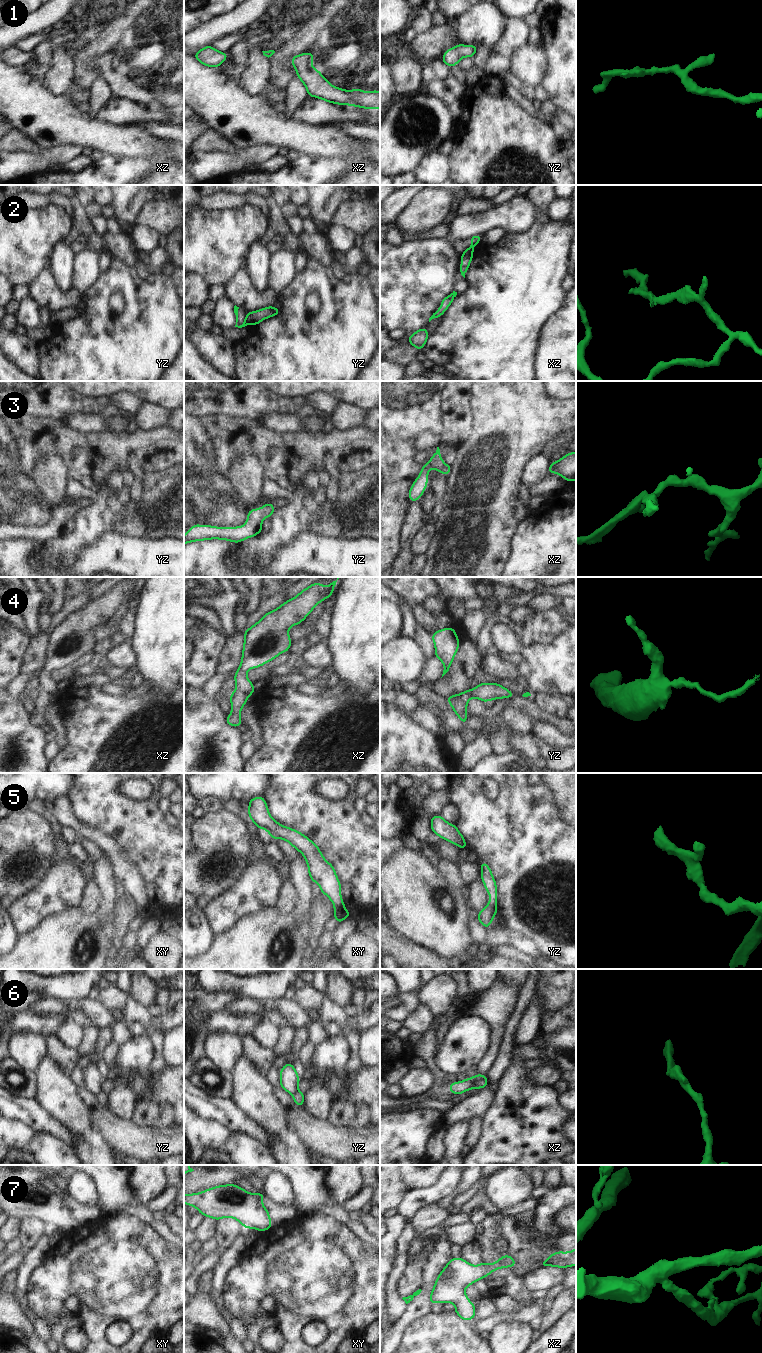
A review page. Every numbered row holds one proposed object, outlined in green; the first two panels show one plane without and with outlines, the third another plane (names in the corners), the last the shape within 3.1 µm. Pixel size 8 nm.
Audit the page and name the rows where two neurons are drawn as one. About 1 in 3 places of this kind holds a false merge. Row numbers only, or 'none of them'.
2, 6

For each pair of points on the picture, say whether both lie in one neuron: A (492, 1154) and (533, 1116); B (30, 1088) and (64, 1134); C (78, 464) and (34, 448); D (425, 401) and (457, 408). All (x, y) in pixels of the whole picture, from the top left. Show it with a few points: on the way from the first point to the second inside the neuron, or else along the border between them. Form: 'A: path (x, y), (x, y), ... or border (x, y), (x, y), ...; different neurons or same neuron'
A: path (503, 1150), (526, 1127); same neuron
B: border (12, 1094), (20, 1098), (35, 1099); different neurons
C: path (68, 453), (63, 448), (45, 448); same neuron
D: border (440, 391), (441, 425), (443, 427); different neurons

